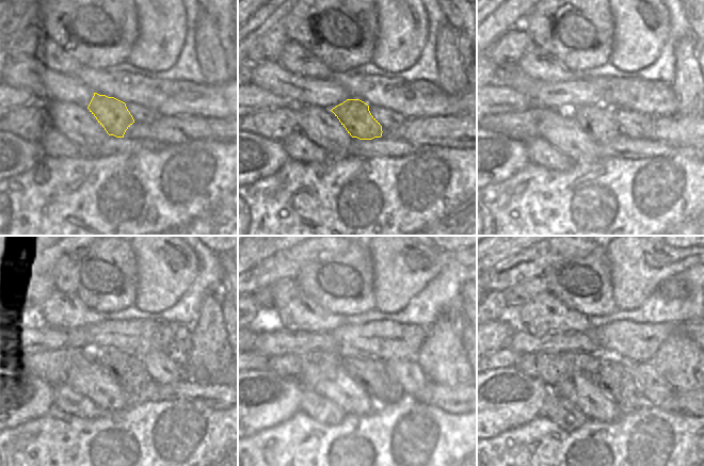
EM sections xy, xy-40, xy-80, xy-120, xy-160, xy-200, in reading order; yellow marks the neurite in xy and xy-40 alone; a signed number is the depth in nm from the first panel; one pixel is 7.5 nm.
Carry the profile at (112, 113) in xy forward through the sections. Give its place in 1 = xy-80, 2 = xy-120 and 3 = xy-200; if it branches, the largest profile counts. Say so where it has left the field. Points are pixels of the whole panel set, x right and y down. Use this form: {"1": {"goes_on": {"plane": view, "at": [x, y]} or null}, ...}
{"1": {"goes_on": {"plane": "xy-80", "at": [598, 122]}}, "2": {"goes_on": {"plane": "xy-120", "at": [130, 373]}}, "3": {"goes_on": {"plane": "xy-200", "at": [616, 381]}}}

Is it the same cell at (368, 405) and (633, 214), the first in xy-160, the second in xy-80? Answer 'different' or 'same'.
different

